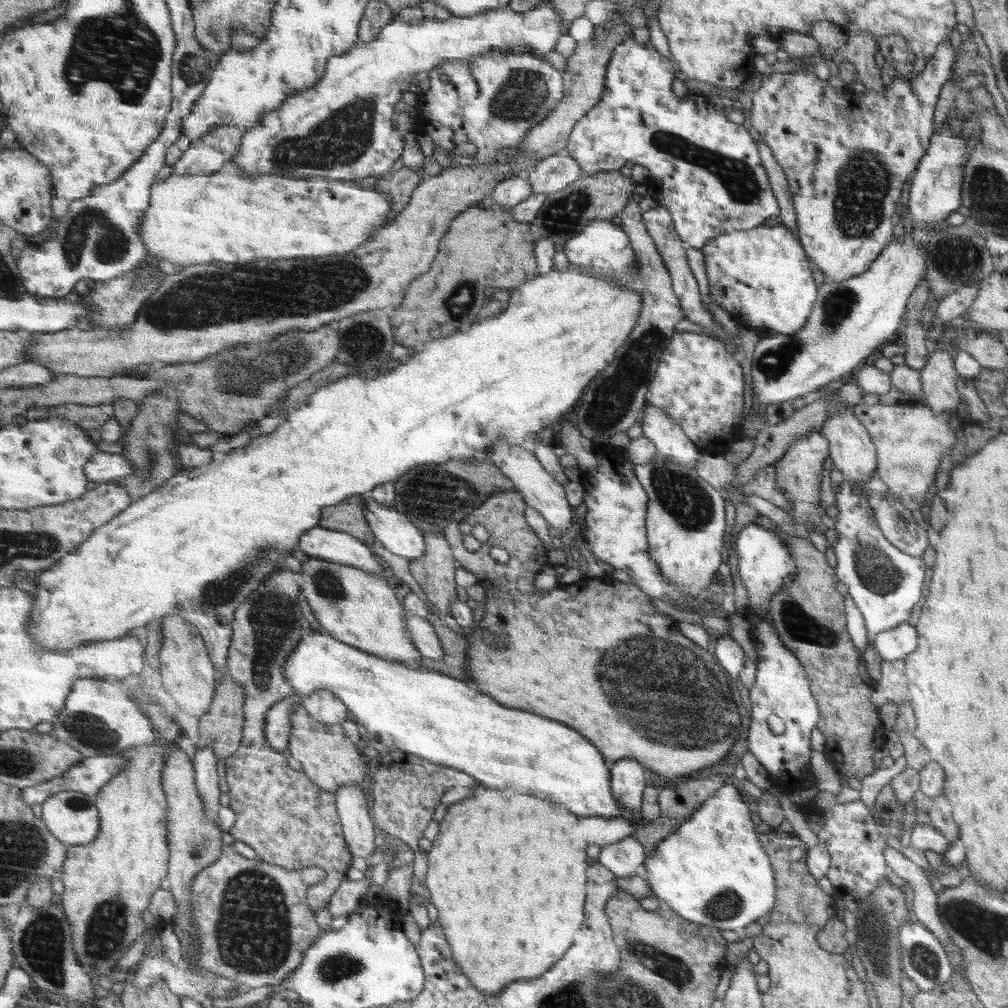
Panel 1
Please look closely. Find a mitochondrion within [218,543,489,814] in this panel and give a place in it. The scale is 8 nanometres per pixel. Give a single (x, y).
(272, 617)

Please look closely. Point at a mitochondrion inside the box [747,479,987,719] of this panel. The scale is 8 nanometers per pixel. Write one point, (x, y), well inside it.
(879, 572)

